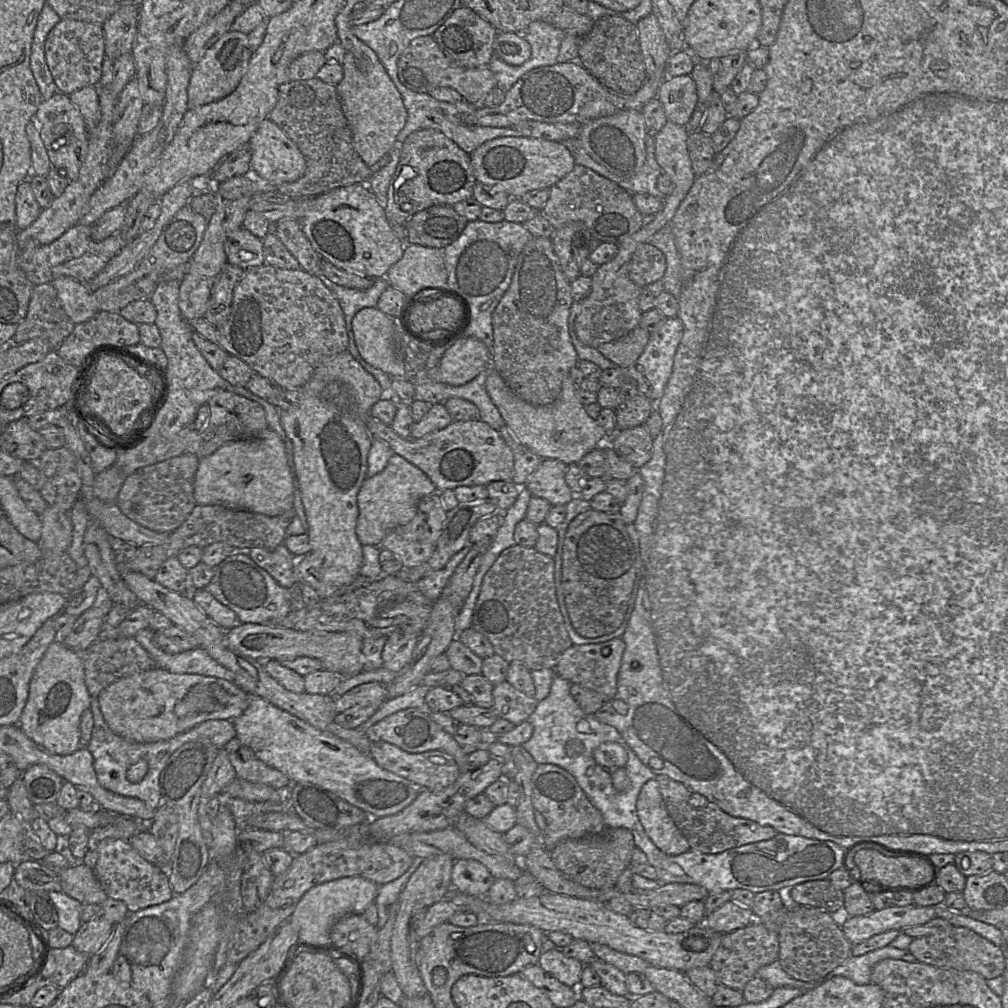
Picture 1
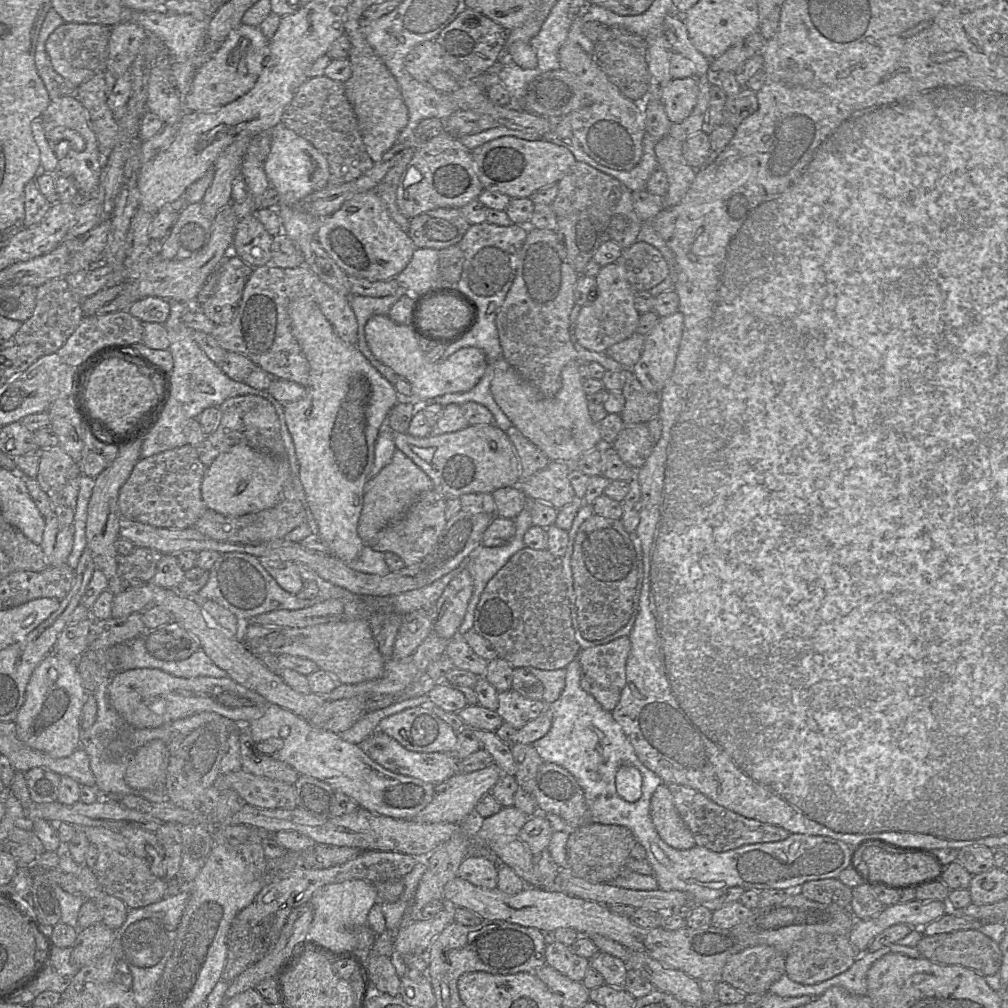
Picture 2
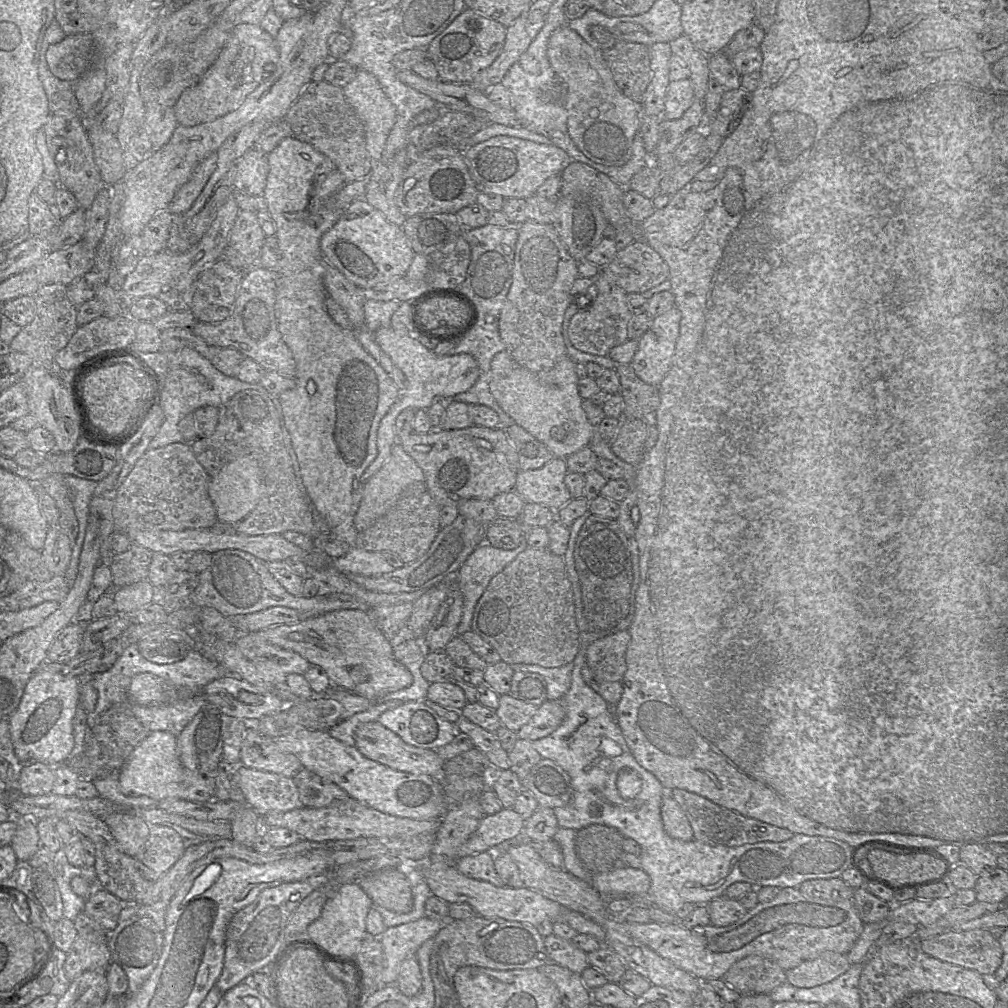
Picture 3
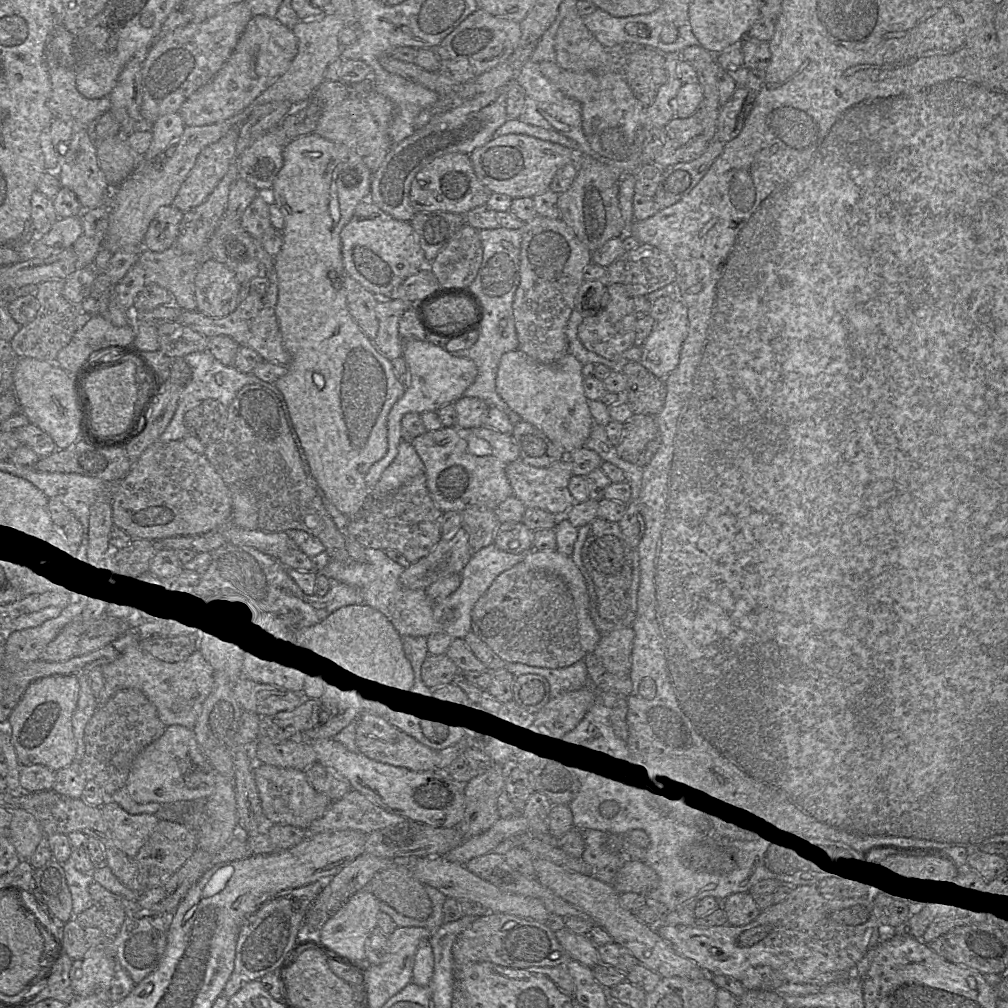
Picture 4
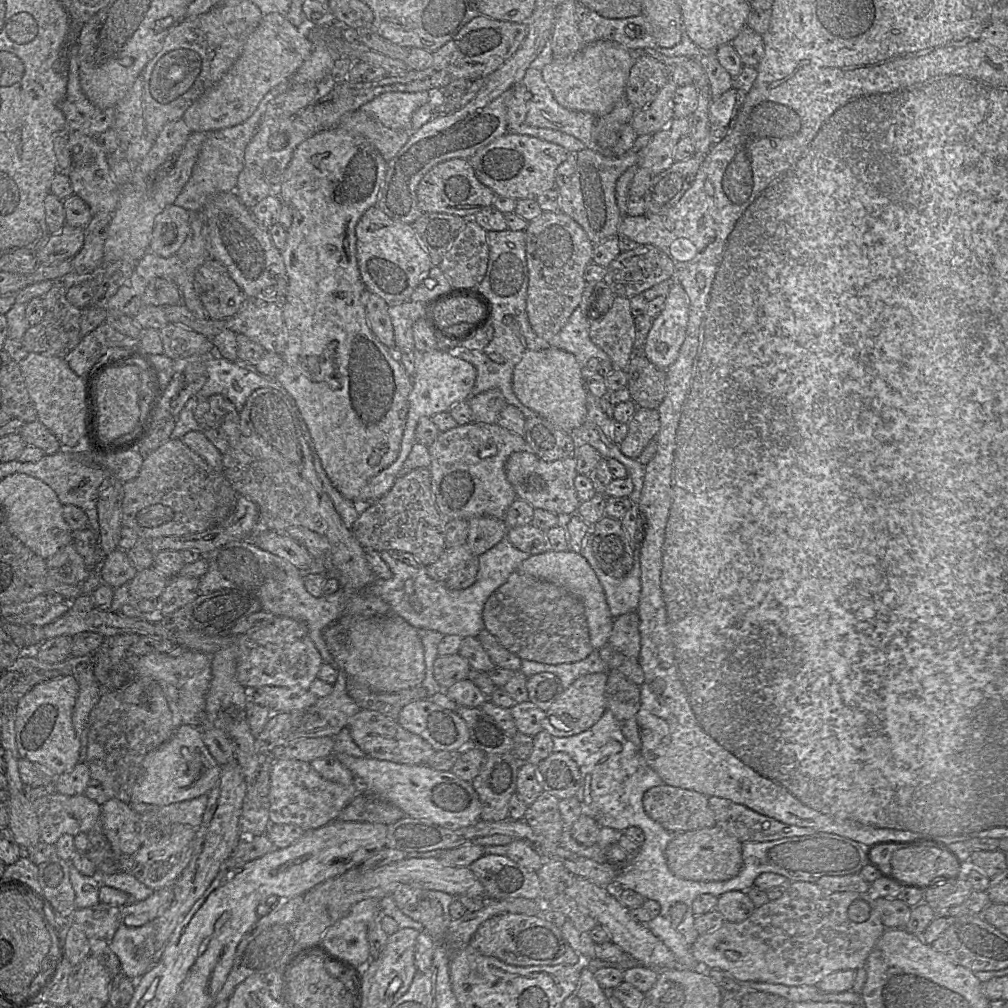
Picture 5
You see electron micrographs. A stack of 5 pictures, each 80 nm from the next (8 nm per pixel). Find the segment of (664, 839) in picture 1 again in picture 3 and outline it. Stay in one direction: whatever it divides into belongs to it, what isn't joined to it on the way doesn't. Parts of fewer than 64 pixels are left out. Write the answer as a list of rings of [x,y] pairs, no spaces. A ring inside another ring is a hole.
[[[665,790],[661,806],[661,817],[666,833],[681,841],[692,841],[694,833],[687,822],[686,814],[672,795],[672,790]]]

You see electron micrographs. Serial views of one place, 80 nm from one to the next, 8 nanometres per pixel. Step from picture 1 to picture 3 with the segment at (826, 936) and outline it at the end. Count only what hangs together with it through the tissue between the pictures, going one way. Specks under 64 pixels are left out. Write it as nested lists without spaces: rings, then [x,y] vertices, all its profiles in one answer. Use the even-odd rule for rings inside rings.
[[[826,951],[815,959],[786,970],[787,981],[797,987],[813,988],[838,978],[852,965],[847,954]]]

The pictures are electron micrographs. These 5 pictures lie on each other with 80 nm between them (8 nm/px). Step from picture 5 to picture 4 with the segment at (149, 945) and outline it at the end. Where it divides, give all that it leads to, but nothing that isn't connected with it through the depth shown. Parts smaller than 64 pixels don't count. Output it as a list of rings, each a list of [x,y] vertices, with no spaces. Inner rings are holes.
[[[126,914],[118,933],[113,937],[117,965],[127,971],[134,984],[156,970],[167,944],[168,918],[165,915],[133,918]]]

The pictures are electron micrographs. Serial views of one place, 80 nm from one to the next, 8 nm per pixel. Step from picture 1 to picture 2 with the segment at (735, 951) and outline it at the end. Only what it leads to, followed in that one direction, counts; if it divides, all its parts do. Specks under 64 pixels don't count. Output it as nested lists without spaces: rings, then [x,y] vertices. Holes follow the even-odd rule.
[[[757,945],[730,956],[720,980],[746,995],[765,994],[784,974],[785,955],[772,946]]]

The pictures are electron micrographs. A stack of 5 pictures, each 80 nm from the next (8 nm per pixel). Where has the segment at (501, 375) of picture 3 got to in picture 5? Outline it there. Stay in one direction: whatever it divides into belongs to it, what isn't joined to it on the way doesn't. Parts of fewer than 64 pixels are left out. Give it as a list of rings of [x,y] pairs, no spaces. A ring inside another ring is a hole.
[[[555,347],[525,351],[514,368],[512,388],[524,406],[566,433],[571,433],[587,419],[586,382],[576,357],[570,352]]]

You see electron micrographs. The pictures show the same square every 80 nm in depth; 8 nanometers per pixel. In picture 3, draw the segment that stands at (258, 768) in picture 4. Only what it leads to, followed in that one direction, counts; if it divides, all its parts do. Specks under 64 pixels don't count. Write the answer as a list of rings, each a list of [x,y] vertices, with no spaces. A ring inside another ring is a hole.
[[[239,765],[237,784],[245,798],[245,803],[260,815],[304,807],[293,778]]]

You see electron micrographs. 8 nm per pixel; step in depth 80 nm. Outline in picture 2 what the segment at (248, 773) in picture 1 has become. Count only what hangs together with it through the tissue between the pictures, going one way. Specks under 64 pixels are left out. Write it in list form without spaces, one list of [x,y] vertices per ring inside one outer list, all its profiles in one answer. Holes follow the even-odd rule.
[[[246,727],[240,732],[241,769],[257,776],[294,784],[301,776],[289,764],[258,751],[257,745]]]

